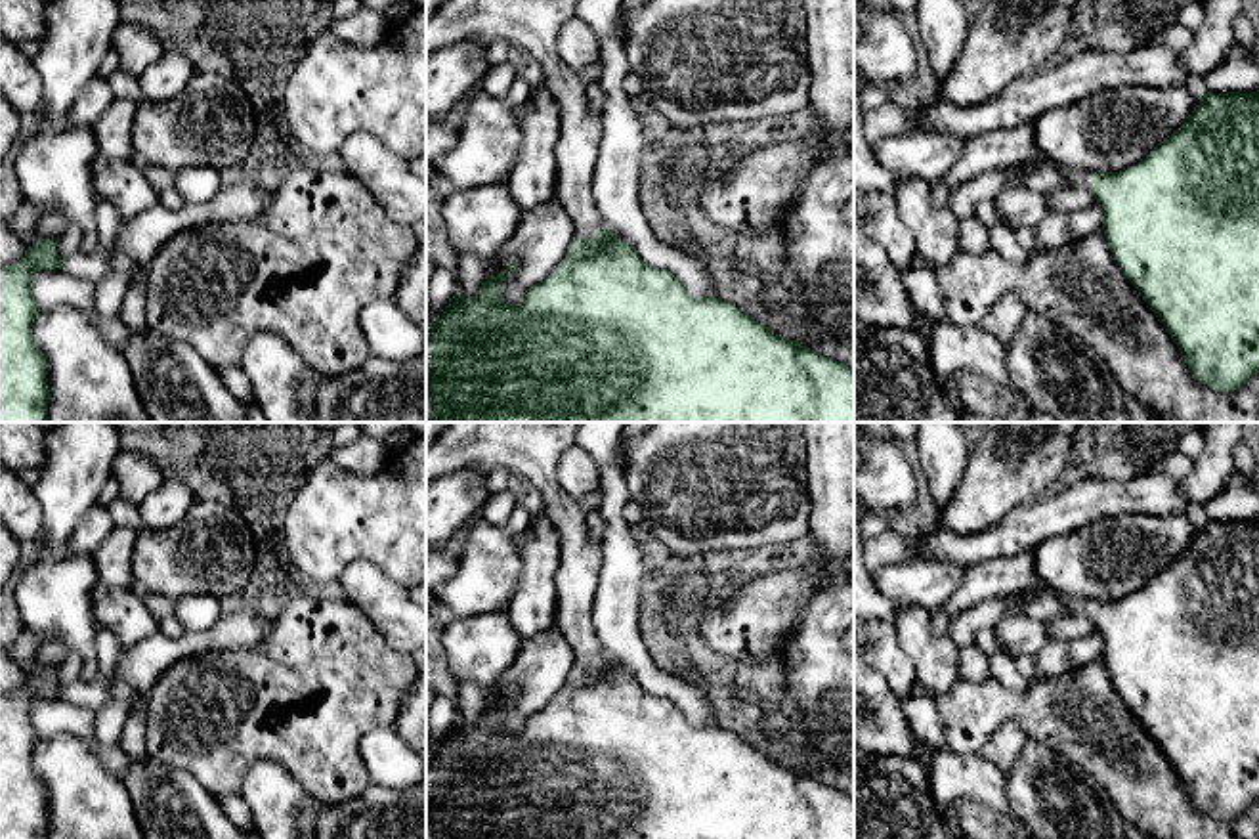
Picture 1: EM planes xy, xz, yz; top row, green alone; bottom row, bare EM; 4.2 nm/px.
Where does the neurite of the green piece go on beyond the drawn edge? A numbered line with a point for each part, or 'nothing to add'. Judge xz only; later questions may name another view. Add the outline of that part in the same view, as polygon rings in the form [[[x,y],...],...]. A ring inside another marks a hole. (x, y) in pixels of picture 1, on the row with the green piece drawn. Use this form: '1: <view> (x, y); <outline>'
1: xz (533, 25); [[[445,0],[426,19],[426,54],[460,40],[489,48],[504,40],[520,46],[544,71],[562,130],[556,143],[556,193],[575,224],[575,237],[588,239],[602,227],[592,178],[602,138],[602,120],[592,113],[587,86],[556,55],[560,29],[575,15],[577,0]]]

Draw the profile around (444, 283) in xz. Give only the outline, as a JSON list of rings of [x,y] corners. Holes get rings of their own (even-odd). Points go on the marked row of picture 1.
[[[436,268],[428,281],[428,302],[432,315],[437,315],[459,290],[459,279],[453,269]]]

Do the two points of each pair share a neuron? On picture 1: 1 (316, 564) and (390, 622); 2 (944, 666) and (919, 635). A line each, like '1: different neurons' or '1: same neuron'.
1: different neurons
2: same neuron

